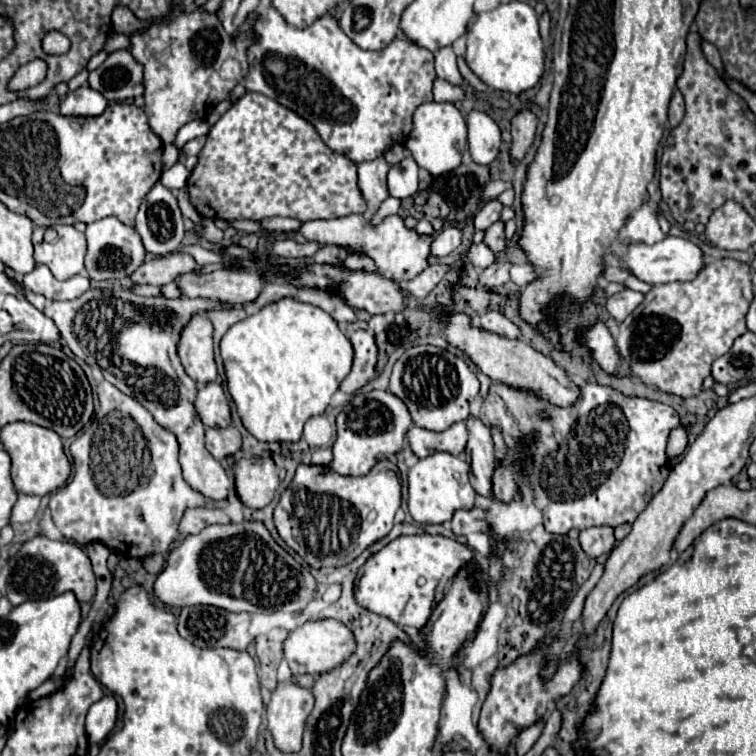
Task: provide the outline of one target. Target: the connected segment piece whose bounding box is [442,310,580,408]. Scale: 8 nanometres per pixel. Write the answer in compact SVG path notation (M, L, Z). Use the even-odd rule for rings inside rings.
M444 310L442 316L444 316L444 338L446 338L446 342L448 342L450 346L462 350L462 352L464 352L486 376L490 376L492 380L502 382L502 384L506 384L506 386L510 386L510 388L514 388L514 390L522 390L522 392L534 394L534 396L538 396L538 398L544 398L546 402L552 402L552 404L564 406L564 408L572 406L572 404L578 400L580 388L568 378L568 374L566 374L564 368L560 368L558 364L554 364L554 360L552 360L550 356L544 356L542 352L534 350L534 348L532 348L530 344L526 344L524 340L518 340L518 338L516 338L516 340L510 340L510 338L500 336L500 334L492 334L492 332L488 332L488 330L480 330L478 326L472 326L472 320L470 320L468 314L448 314L448 312Z

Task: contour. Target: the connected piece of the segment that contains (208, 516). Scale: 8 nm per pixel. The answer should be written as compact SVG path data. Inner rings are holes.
M188 508L180 520L180 534L198 534L208 524L226 524L230 518L222 508Z

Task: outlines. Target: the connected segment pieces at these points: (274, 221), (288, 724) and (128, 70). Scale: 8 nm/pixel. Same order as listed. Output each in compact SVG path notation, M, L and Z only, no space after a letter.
M264 218L258 222L262 228L268 228L268 230L276 230L276 232L294 232L300 228L302 222L294 220L294 218Z
M292 682L280 684L272 692L266 708L268 730L280 752L300 752L306 718L314 706L312 692Z
M118 50L112 52L100 68L90 72L88 84L108 102L130 100L144 92L142 70L140 62L136 62L128 50Z

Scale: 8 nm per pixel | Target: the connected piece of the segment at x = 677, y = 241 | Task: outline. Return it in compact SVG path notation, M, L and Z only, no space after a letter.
M666 236L662 242L656 242L654 246L628 244L628 252L626 256L622 256L622 260L634 276L638 276L640 280L648 284L664 284L664 282L674 282L674 280L686 282L686 280L696 278L696 274L704 266L702 250L694 242L678 236Z

